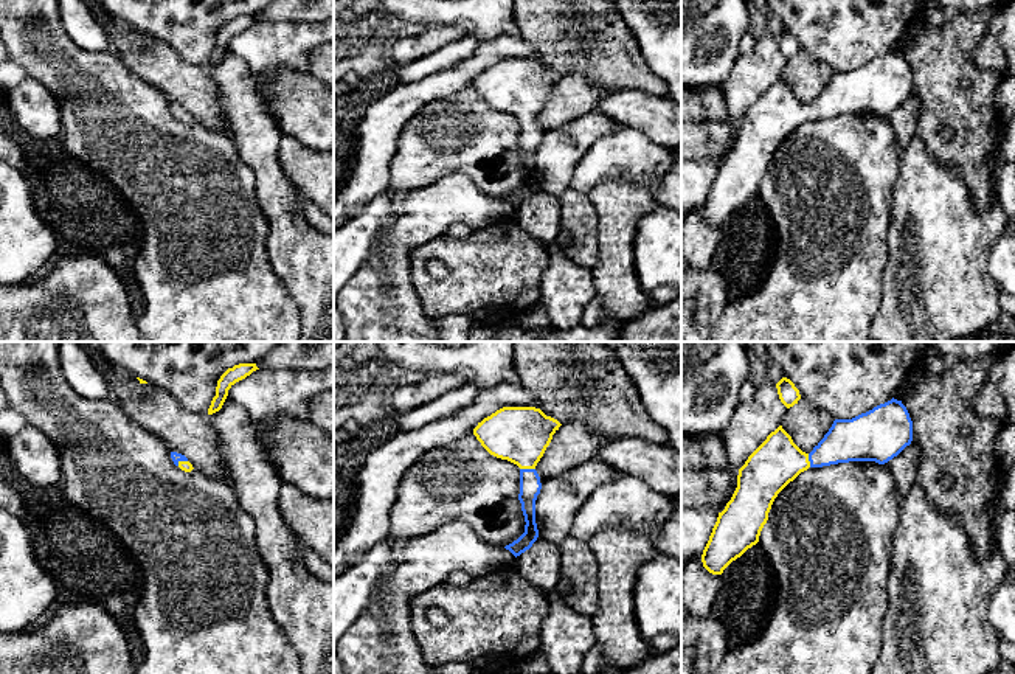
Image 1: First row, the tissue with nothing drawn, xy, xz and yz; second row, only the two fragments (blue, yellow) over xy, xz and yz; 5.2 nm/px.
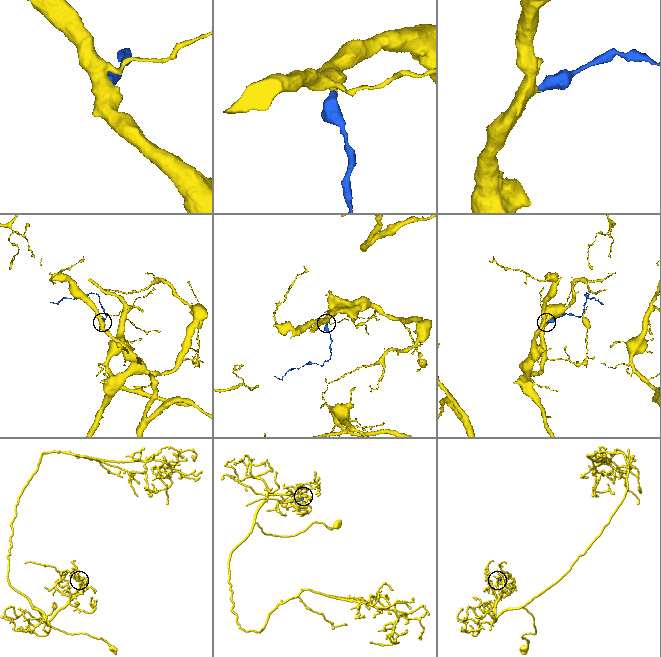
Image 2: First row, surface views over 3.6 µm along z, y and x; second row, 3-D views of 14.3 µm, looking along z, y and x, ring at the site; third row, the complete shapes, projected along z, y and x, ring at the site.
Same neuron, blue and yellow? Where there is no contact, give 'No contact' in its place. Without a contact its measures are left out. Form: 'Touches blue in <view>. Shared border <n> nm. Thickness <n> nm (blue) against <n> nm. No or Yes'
Touches blue in xz. Shared border 80 nm. Thickness 110 nm (blue) against 300 nm. Yes

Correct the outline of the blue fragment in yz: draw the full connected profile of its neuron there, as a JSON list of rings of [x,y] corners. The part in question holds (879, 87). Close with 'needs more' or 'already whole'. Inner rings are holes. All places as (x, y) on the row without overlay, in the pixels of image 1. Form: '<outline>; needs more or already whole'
[[[894,50],[852,71],[835,71],[829,84],[810,106],[802,104],[782,78],[779,78],[739,121],[737,140],[725,162],[719,165],[709,193],[703,202],[703,219],[712,227],[722,227],[733,213],[756,197],[768,172],[768,165],[774,151],[801,124],[809,120],[849,113],[875,113],[885,116],[909,98],[911,93],[913,73],[902,53]]]; needs more

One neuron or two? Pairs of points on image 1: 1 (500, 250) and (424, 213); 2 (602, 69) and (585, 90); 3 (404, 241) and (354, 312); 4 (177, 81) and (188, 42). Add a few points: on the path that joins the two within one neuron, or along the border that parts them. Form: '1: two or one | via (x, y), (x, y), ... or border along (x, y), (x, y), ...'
1: two | border along (444, 233), (418, 244), (412, 250)
2: two | border along (562, 75), (582, 75), (612, 89)
3: one | via (388, 258), (385, 277), (371, 295)
4: two | border along (152, 38), (166, 42), (187, 61), (207, 66)

